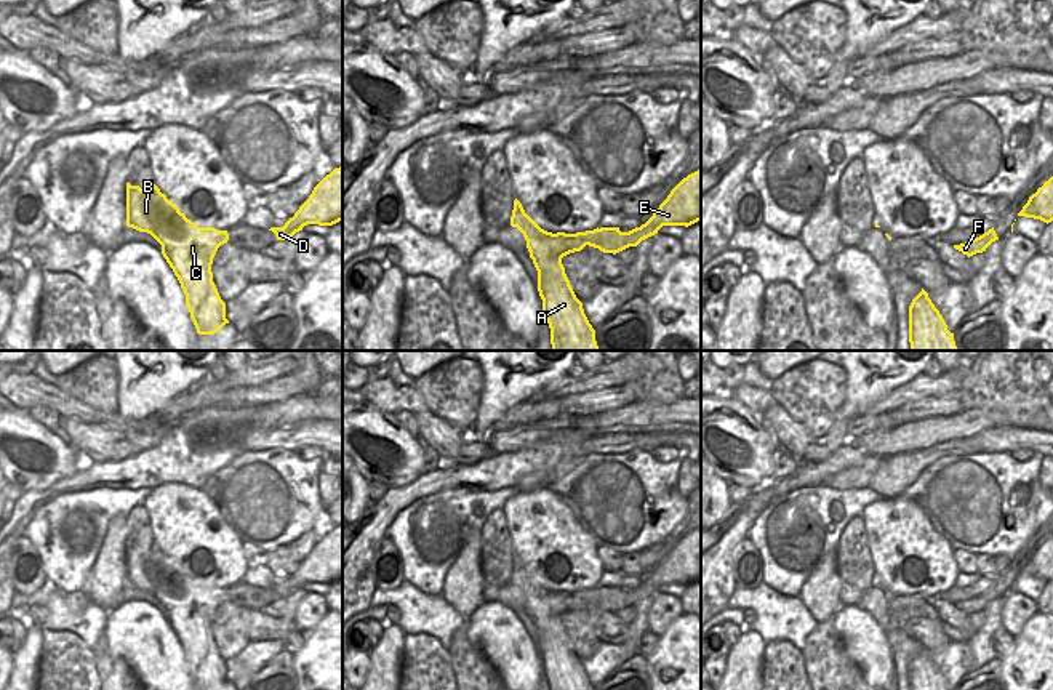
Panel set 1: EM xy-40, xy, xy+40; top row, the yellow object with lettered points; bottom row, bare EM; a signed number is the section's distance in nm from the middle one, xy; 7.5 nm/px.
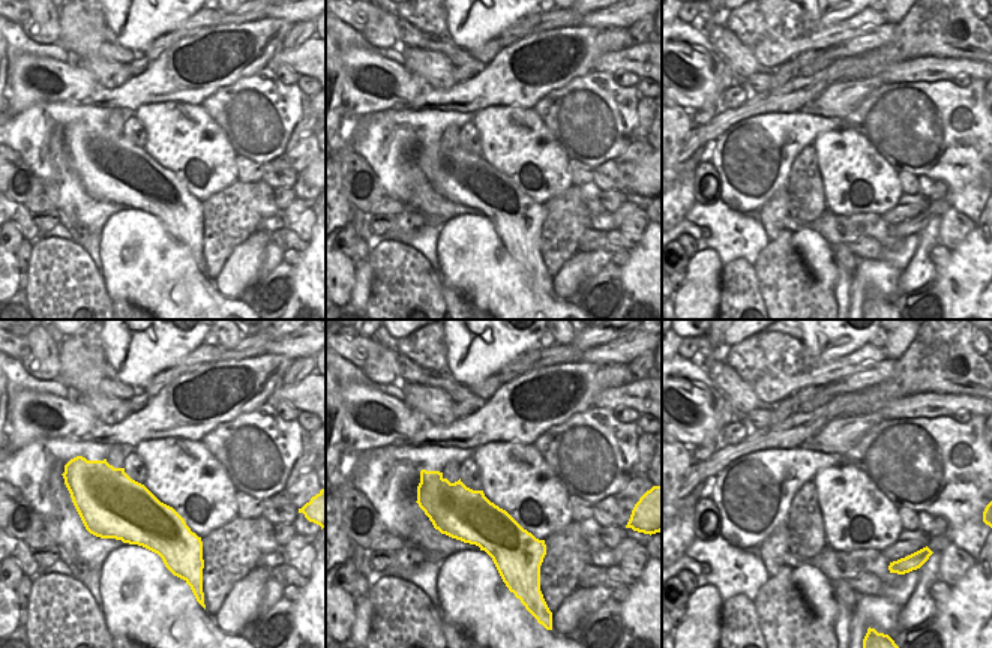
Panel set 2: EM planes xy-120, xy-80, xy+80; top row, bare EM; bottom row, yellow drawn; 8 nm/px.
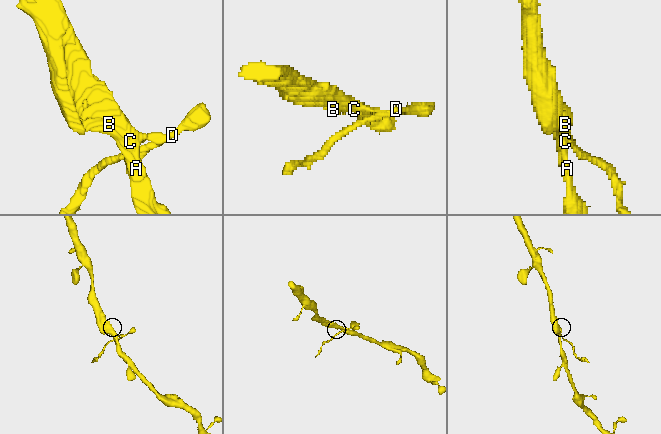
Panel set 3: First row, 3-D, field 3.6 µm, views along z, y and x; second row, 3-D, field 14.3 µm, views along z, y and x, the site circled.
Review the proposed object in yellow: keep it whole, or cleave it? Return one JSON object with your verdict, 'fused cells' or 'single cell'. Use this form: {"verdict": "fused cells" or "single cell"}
{"verdict": "fused cells"}

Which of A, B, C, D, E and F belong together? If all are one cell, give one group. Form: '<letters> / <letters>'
A B C / D E F

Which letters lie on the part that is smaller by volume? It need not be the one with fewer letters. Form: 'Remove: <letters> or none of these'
Remove: D, E, F

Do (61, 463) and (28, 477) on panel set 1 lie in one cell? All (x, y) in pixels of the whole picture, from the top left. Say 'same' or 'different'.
same

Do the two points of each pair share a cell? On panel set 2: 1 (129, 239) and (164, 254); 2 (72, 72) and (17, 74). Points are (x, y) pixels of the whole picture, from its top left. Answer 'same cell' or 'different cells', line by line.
1: same cell
2: same cell

